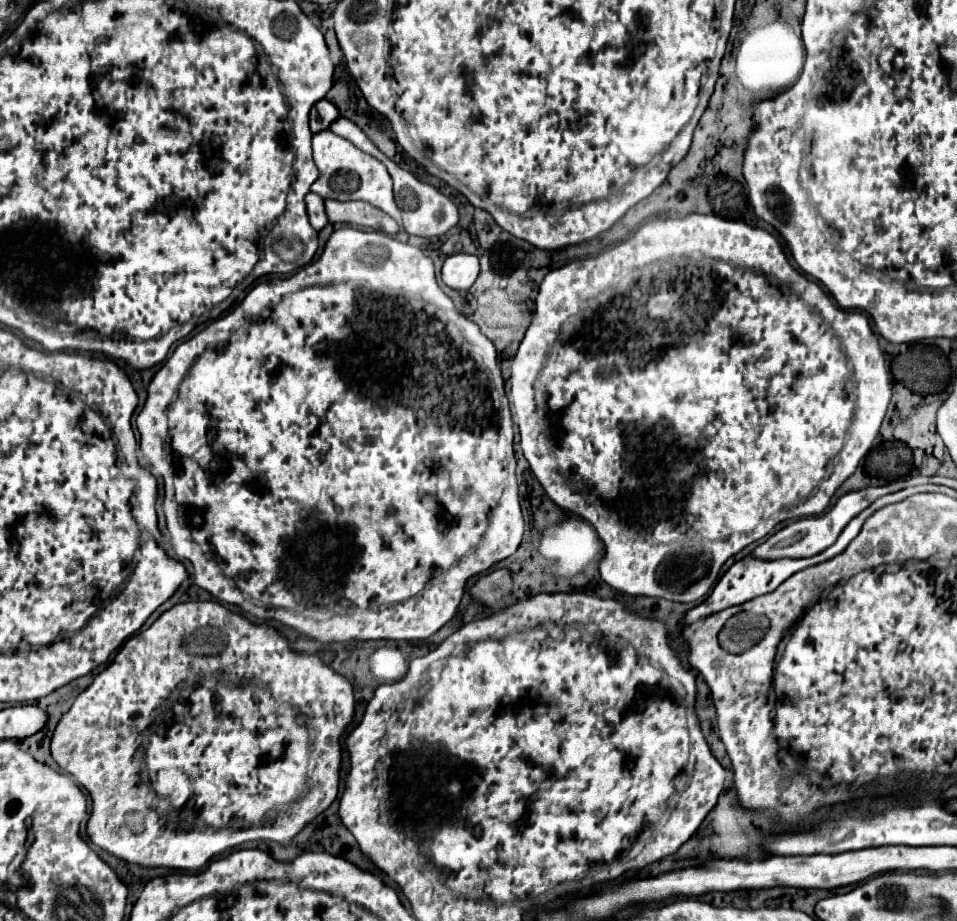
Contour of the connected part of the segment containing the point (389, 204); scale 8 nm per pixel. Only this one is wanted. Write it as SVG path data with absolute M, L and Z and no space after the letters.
M329 129L323 133L313 135L313 157L315 165L321 173L321 177L315 181L311 191L325 199L337 199L337 201L365 201L371 203L377 209L383 209L387 215L391 215L401 225L401 211L397 209L393 201L393 183L391 175L387 173L385 165L371 155L363 153L351 141L337 137Z

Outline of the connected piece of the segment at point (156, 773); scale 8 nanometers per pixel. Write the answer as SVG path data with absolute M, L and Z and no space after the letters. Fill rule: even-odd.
M181 603L165 611L147 631L141 631L133 635L115 655L113 663L105 667L73 703L69 713L59 721L53 739L51 739L51 755L57 761L57 765L73 775L91 795L93 809L87 823L89 839L99 845L101 849L117 855L119 859L125 859L127 863L137 863L143 867L171 867L171 869L185 869L185 871L197 871L215 855L221 855L237 847L245 841L255 839L271 839L279 843L291 841L307 823L311 823L317 815L321 815L337 797L337 785L339 785L339 765L341 765L341 739L346 734L353 721L353 687L343 677L337 675L331 667L323 665L317 655L301 655L289 649L287 639L277 633L273 627L267 625L253 625L245 617L231 613L221 603ZM195 635L207 635L209 653L215 655L187 655L185 653L185 637L191 639L191 647L195 641Z

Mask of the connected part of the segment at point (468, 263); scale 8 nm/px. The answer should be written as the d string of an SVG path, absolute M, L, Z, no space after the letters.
M453 253L445 259L441 277L451 289L469 289L479 275L479 259L469 253Z

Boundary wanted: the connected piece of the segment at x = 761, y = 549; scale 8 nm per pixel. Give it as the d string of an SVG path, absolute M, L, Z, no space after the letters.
M919 477L899 479L899 481L893 481L893 483L883 485L883 487L867 487L867 489L861 489L861 491L851 491L851 493L843 495L843 497L833 505L831 511L827 511L827 513L823 513L823 515L817 515L817 517L805 517L805 519L793 521L793 523L789 523L787 527L779 529L775 535L771 535L767 541L763 541L763 543L753 551L753 557L759 557L759 559L781 559L781 557L801 559L801 557L813 557L813 555L825 551L829 545L833 545L835 539L839 537L839 533L845 529L845 525L847 525L855 515L859 515L865 507L869 507L877 497L887 495L887 493L895 493L895 491L905 489L905 487L911 487L911 485L919 485Z

